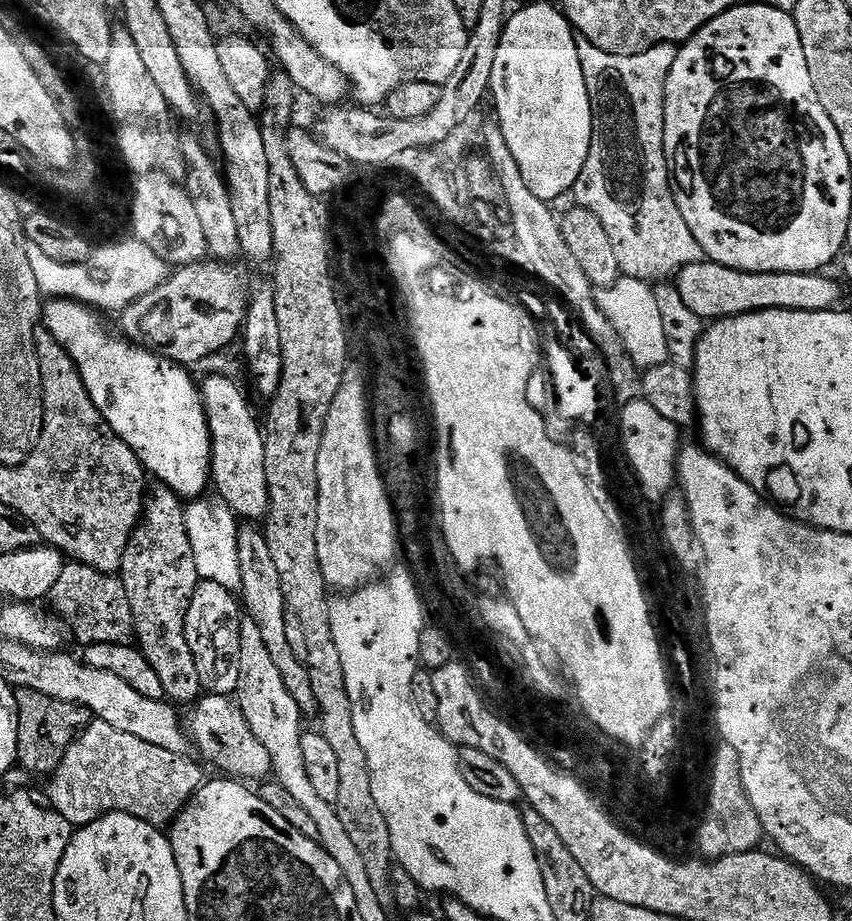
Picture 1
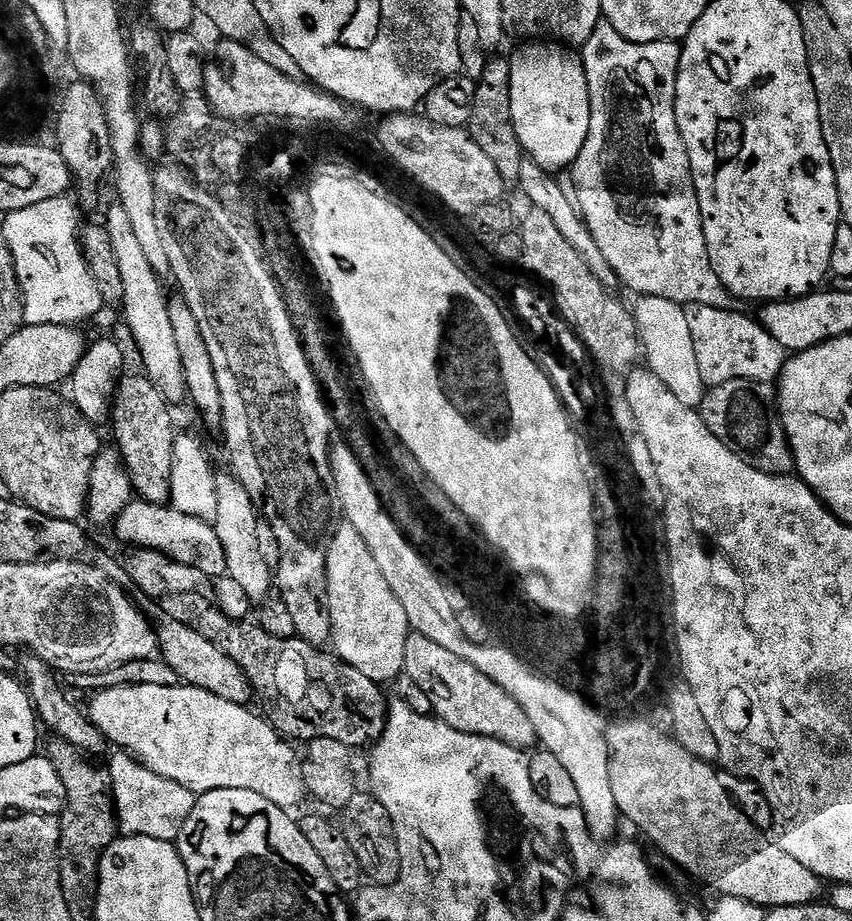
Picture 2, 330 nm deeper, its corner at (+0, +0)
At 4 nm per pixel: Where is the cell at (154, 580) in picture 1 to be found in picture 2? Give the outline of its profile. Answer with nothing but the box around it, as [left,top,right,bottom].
[110,374,178,504]

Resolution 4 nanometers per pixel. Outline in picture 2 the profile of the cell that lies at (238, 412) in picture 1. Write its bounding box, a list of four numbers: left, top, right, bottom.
[106,203,188,402]

